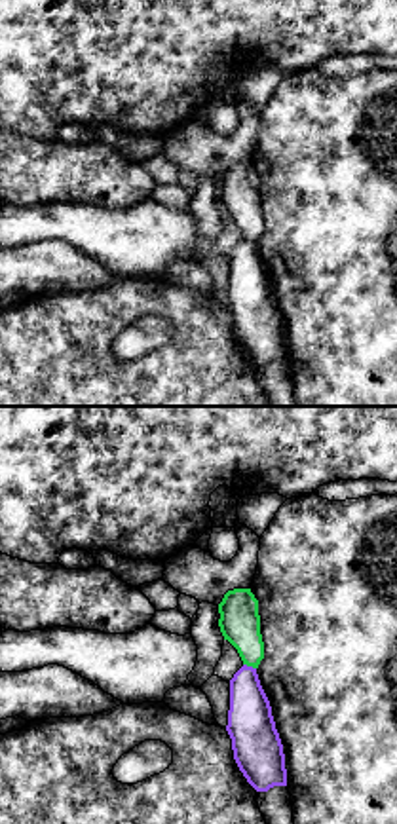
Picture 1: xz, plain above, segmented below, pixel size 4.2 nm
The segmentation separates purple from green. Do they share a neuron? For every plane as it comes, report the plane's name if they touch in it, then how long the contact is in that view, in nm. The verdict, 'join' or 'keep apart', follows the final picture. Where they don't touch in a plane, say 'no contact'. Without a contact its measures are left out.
meets purple in xz; contact 60 nm long

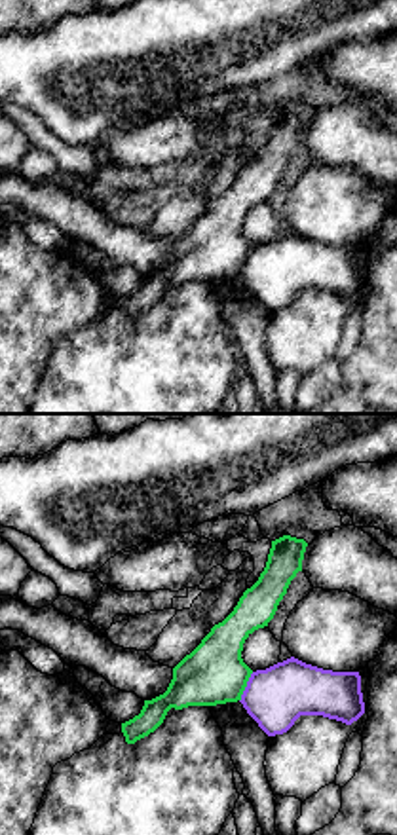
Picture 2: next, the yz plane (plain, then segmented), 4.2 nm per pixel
meets purple in yz; contact 140 nm long

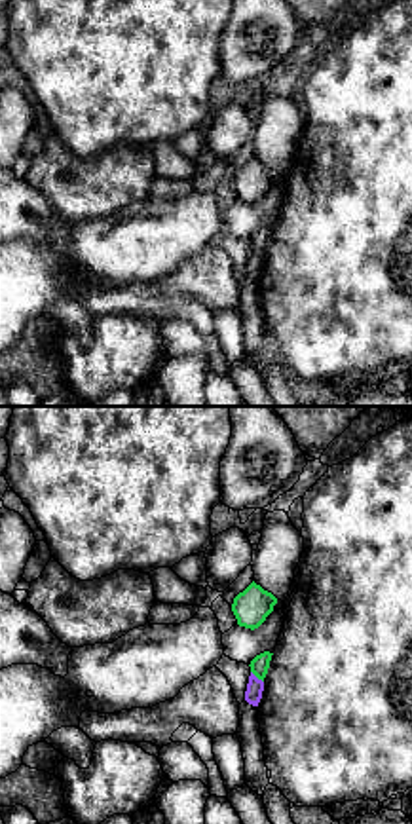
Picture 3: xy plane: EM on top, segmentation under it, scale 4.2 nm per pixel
meets purple in xy; contact 80 nm long

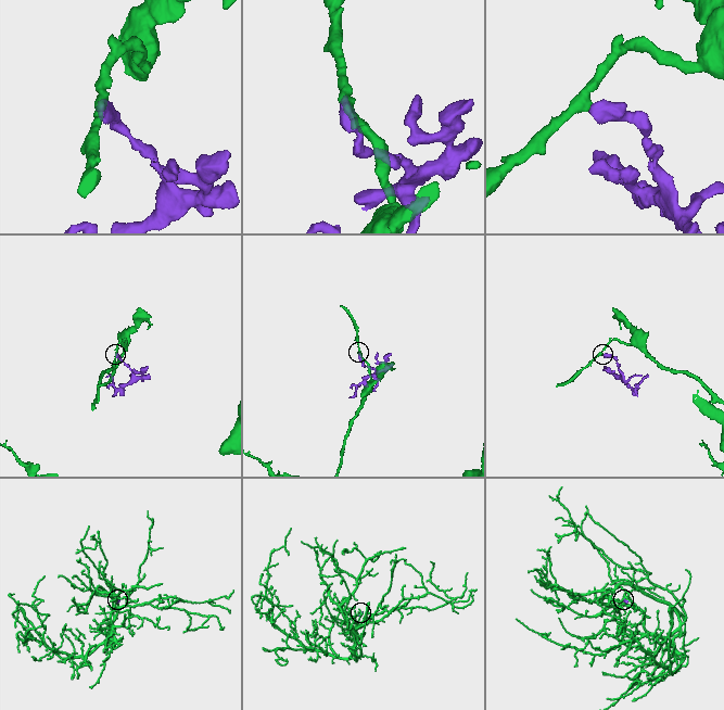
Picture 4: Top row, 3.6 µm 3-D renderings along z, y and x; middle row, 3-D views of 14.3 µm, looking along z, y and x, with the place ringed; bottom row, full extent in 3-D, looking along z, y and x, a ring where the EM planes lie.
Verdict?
keep apart

